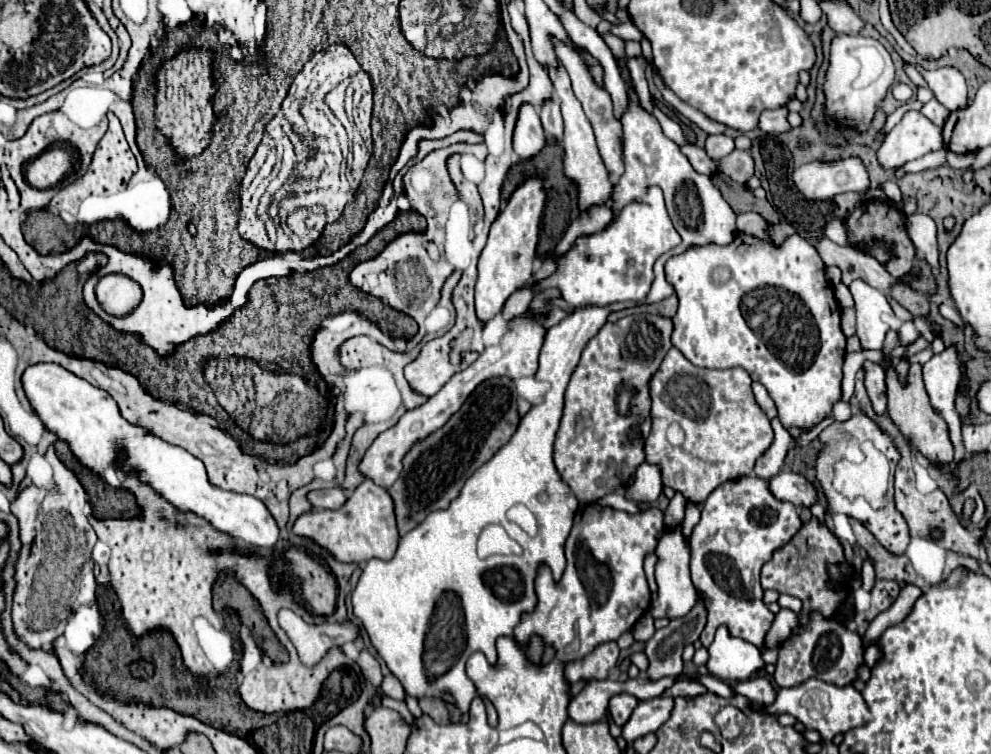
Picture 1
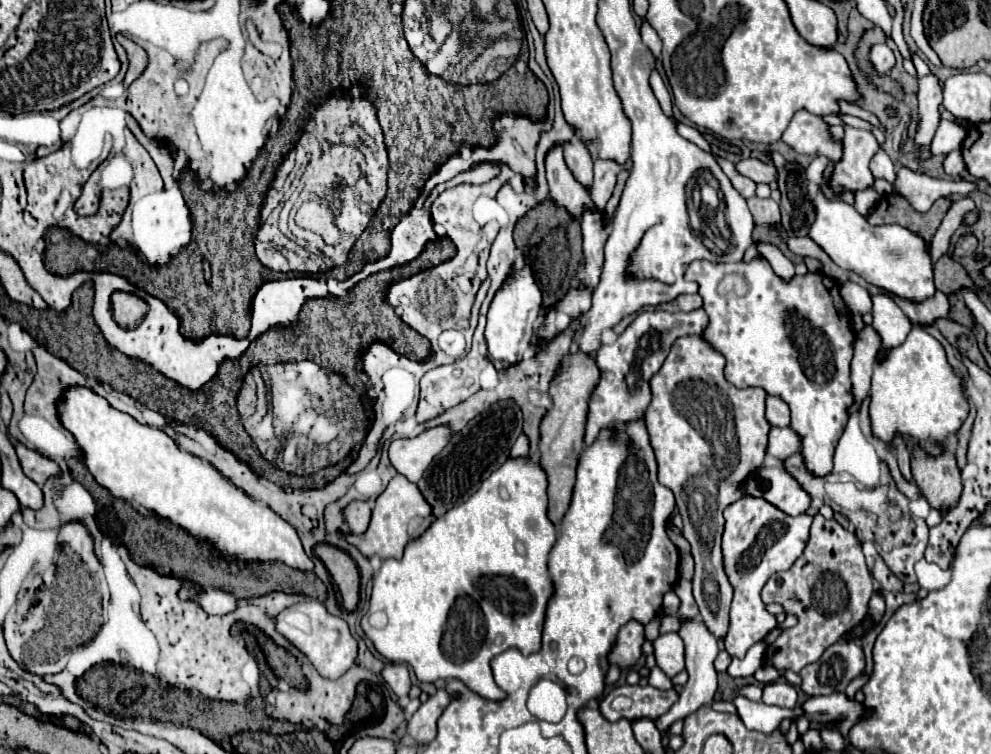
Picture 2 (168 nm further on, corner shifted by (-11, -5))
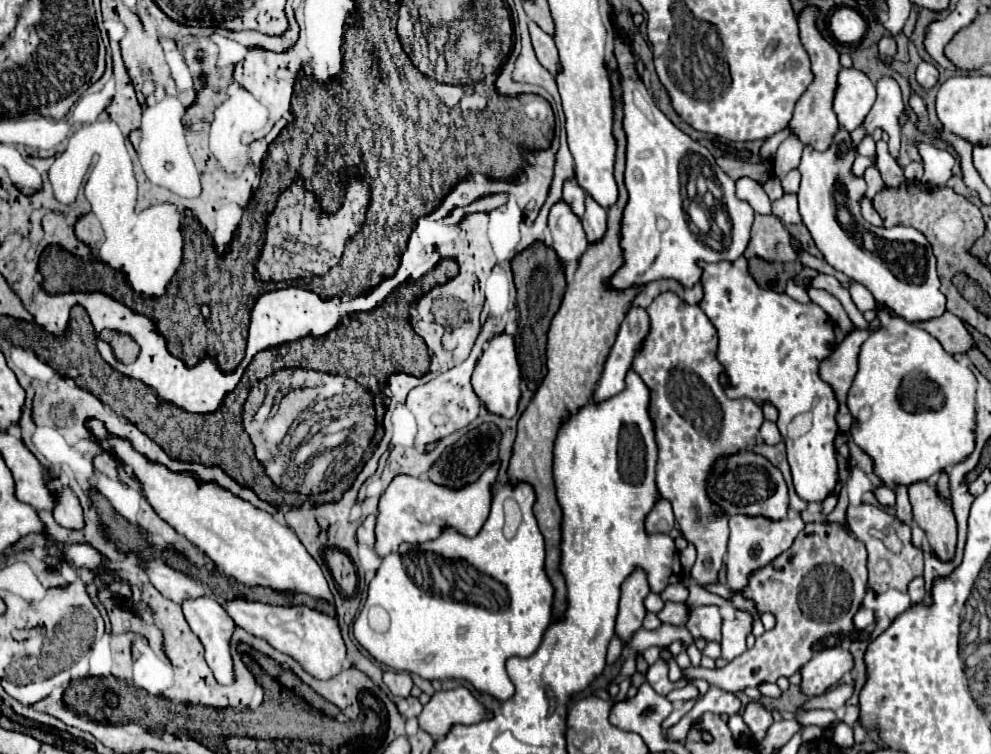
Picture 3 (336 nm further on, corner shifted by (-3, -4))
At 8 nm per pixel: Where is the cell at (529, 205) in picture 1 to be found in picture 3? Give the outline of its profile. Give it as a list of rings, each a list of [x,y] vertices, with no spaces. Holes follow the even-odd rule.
[[[506,330],[492,336],[492,340],[486,344],[486,350],[482,352],[480,360],[476,362],[474,374],[472,374],[472,386],[482,404],[504,418],[512,418],[518,410],[518,400],[520,400],[520,366],[516,358],[516,346],[514,346],[514,336],[508,334]]]

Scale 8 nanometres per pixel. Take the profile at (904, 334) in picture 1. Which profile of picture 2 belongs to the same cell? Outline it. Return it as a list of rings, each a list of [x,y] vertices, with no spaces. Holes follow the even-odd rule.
[[[912,327],[908,339],[890,351],[880,351],[870,389],[872,435],[892,449],[894,435],[914,441],[928,455],[938,457],[948,449],[948,439],[956,435],[968,417],[964,379],[948,363],[944,347],[920,327]]]

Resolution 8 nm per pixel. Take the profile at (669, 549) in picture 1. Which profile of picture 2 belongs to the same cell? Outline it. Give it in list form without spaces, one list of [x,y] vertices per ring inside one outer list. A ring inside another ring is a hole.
[[[700,619],[682,623],[678,635],[682,637],[682,641],[684,641],[684,645],[686,645],[686,671],[688,671],[690,679],[688,679],[688,683],[680,689],[680,699],[678,699],[678,703],[674,703],[672,709],[660,717],[660,723],[656,723],[656,727],[658,727],[660,731],[668,729],[674,721],[688,717],[690,713],[694,713],[694,711],[696,711],[698,707],[702,707],[704,703],[712,703],[712,697],[714,697],[714,693],[716,693],[716,689],[718,689],[714,659],[716,659],[716,655],[718,655],[720,649],[718,649],[716,637],[704,627],[704,623],[702,623]]]

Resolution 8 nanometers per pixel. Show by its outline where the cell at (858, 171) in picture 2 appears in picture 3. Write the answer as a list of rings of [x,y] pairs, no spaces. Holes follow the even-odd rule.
[[[894,78],[878,80],[876,92],[878,92],[876,102],[874,102],[872,110],[868,112],[868,118],[864,118],[864,126],[858,126],[856,130],[850,132],[852,150],[858,148],[858,144],[864,140],[864,134],[872,136],[876,128],[882,128],[889,135],[889,152],[897,160],[901,139],[901,128],[900,124],[898,124],[898,118],[904,112],[902,94],[900,94],[900,88],[898,88]]]

